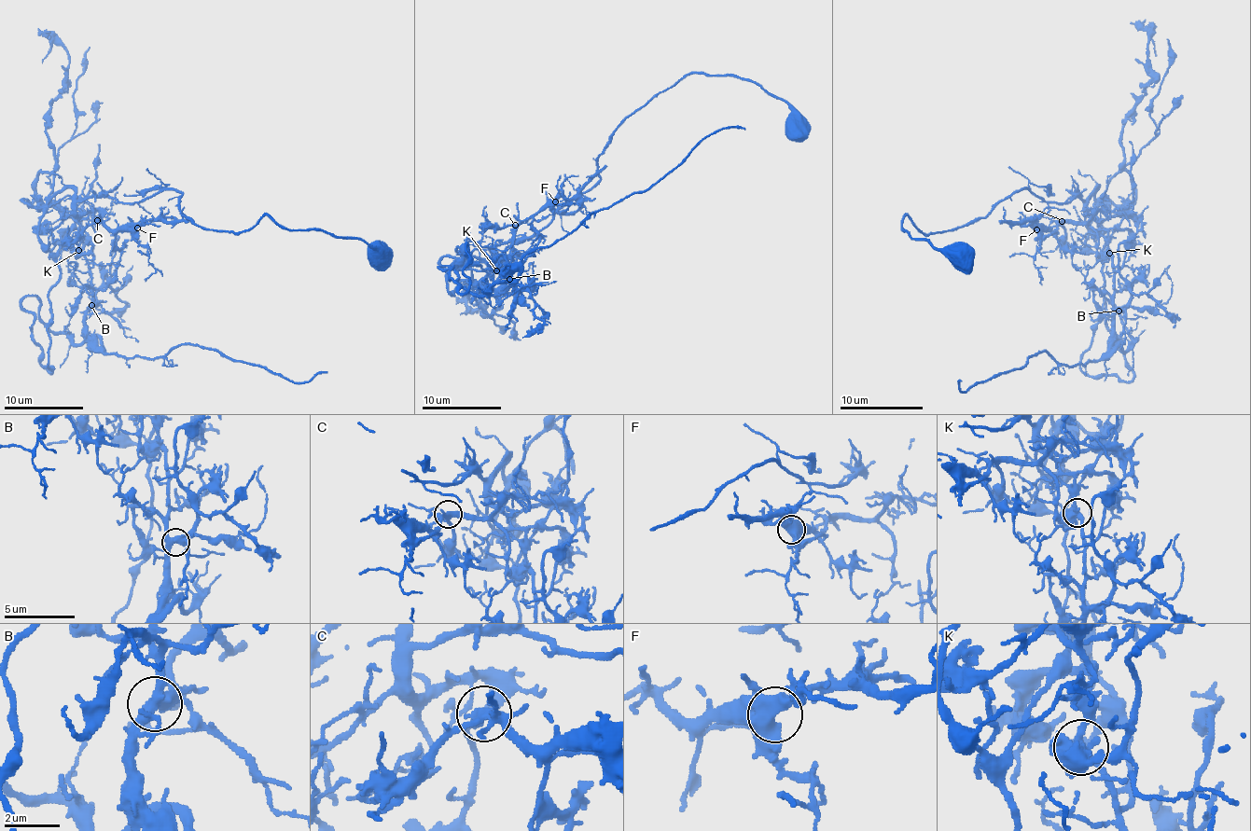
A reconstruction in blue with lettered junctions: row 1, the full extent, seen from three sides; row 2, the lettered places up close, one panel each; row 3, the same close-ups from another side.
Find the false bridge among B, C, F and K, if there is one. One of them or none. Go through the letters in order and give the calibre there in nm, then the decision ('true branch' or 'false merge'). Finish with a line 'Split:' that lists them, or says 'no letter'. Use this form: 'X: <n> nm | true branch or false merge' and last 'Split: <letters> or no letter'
B: 420 nm | true branch
C: 320 nm | true branch
F: 550 nm | true branch
K: 440 nm | false merge
Split: K

